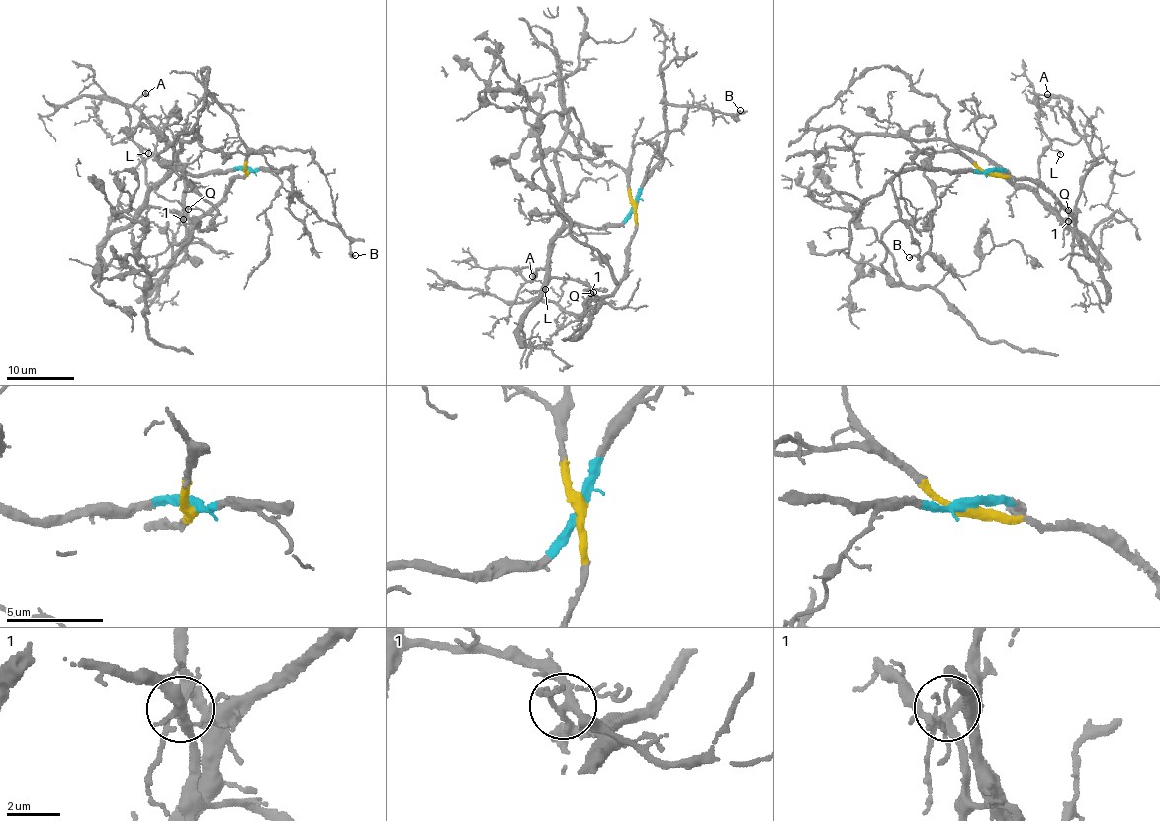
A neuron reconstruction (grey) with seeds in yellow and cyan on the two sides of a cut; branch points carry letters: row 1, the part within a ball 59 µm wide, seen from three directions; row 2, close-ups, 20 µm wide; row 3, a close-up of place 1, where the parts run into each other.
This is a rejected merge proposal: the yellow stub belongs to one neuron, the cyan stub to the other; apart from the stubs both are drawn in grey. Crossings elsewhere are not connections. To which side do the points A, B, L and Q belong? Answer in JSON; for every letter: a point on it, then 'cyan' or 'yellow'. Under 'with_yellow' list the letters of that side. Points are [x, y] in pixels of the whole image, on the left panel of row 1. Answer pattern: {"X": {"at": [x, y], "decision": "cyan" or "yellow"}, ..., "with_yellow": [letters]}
{"A": {"at": [145, 93], "decision": "cyan"}, "B": {"at": [355, 255], "decision": "cyan"}, "L": {"at": [148, 153], "decision": "cyan"}, "Q": {"at": [188, 209], "decision": "cyan"}, "with_yellow": []}

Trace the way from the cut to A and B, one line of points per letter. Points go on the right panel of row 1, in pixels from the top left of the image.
A: (990, 171), (1004, 169), (1015, 185), (1035, 188), (1039, 157), (1050, 143), (1038, 112), (1039, 94), (1048, 94)
B: (990, 171), (903, 169), (893, 179), (891, 189), (899, 217), (919, 244), (919, 252), (910, 258)

